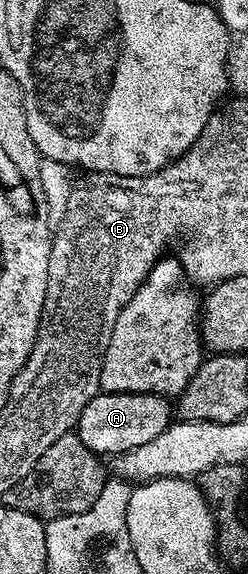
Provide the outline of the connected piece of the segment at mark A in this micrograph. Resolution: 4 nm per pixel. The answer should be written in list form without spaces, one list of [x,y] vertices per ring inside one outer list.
[[[100,392],[85,404],[79,417],[77,433],[81,444],[100,456],[114,456],[137,444],[161,436],[173,421],[173,406],[162,394],[109,394]]]

